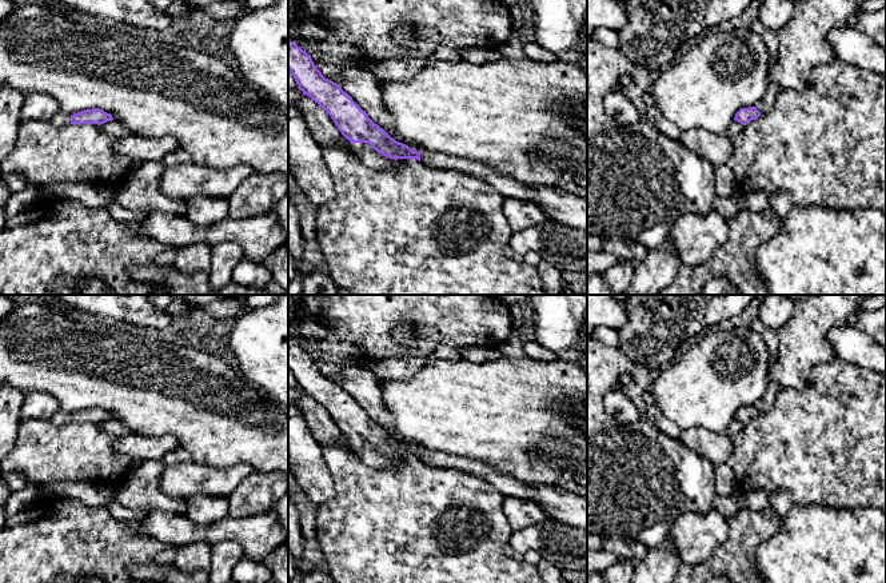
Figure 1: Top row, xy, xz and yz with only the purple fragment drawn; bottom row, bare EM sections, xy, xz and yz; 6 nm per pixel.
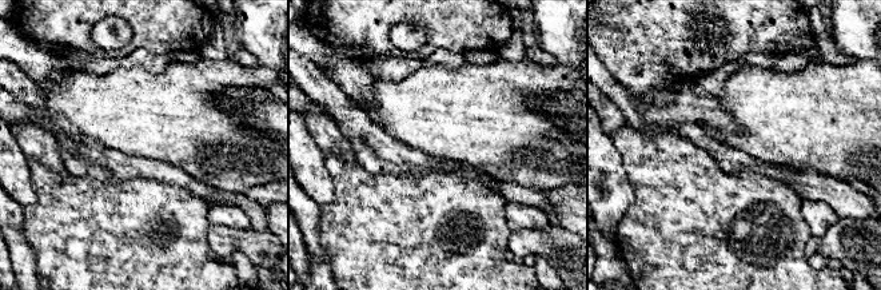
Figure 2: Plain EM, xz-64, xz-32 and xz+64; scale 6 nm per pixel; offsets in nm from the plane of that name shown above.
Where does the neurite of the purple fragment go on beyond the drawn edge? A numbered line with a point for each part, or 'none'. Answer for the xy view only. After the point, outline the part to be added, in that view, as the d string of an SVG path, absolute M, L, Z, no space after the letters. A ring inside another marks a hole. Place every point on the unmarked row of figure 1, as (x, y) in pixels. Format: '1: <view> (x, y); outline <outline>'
none

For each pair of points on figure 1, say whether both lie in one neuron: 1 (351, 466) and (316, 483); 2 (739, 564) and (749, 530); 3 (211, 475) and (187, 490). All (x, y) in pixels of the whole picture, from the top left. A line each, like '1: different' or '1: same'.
1: different
2: same
3: same

